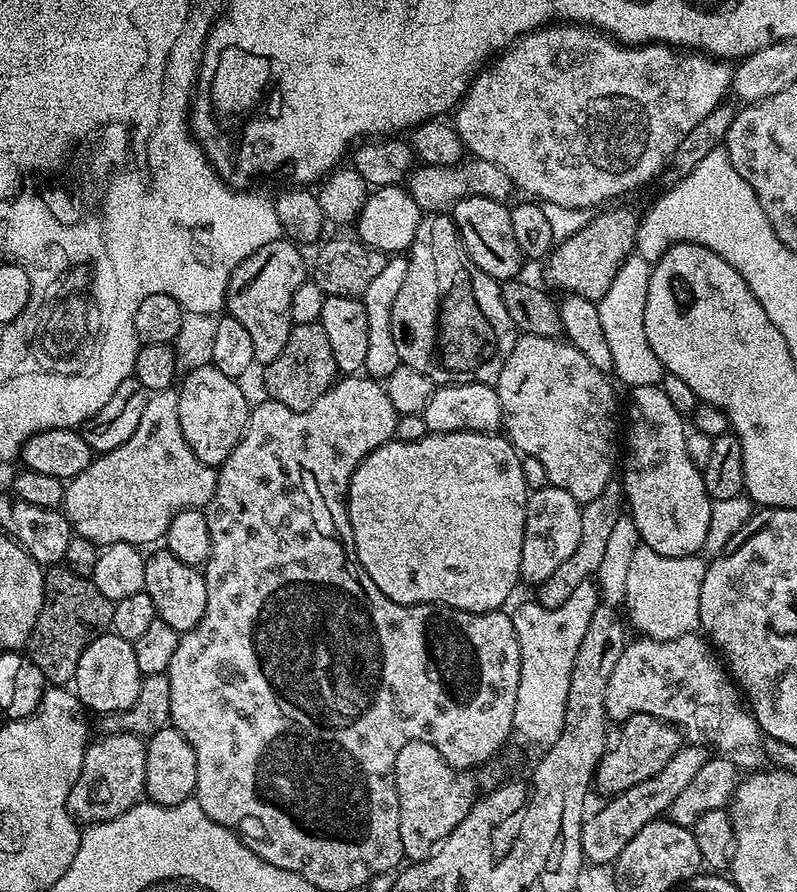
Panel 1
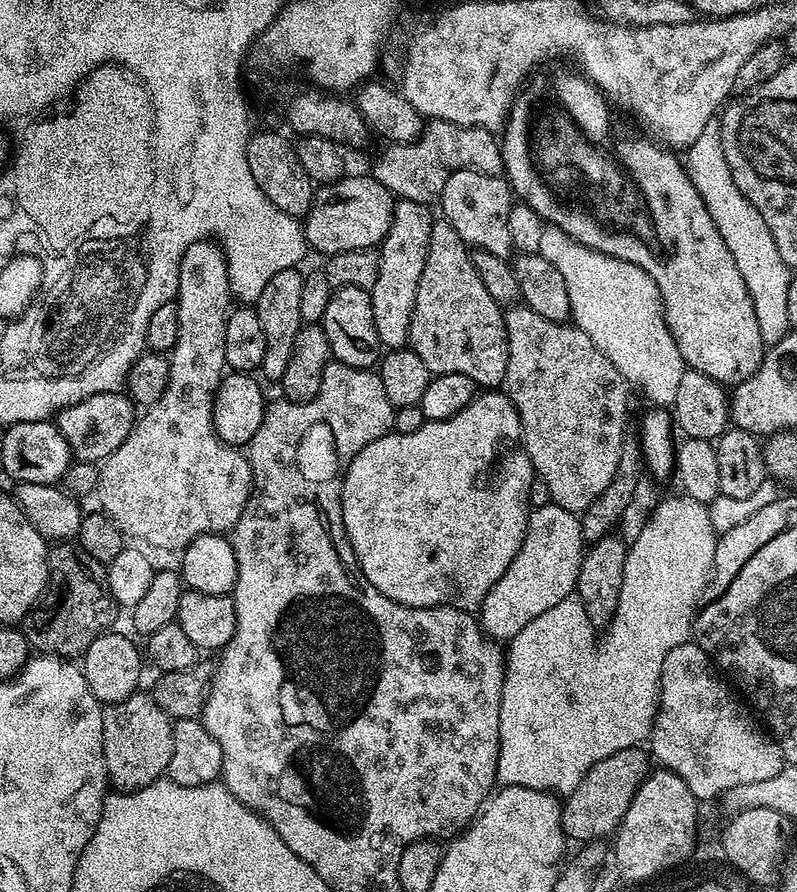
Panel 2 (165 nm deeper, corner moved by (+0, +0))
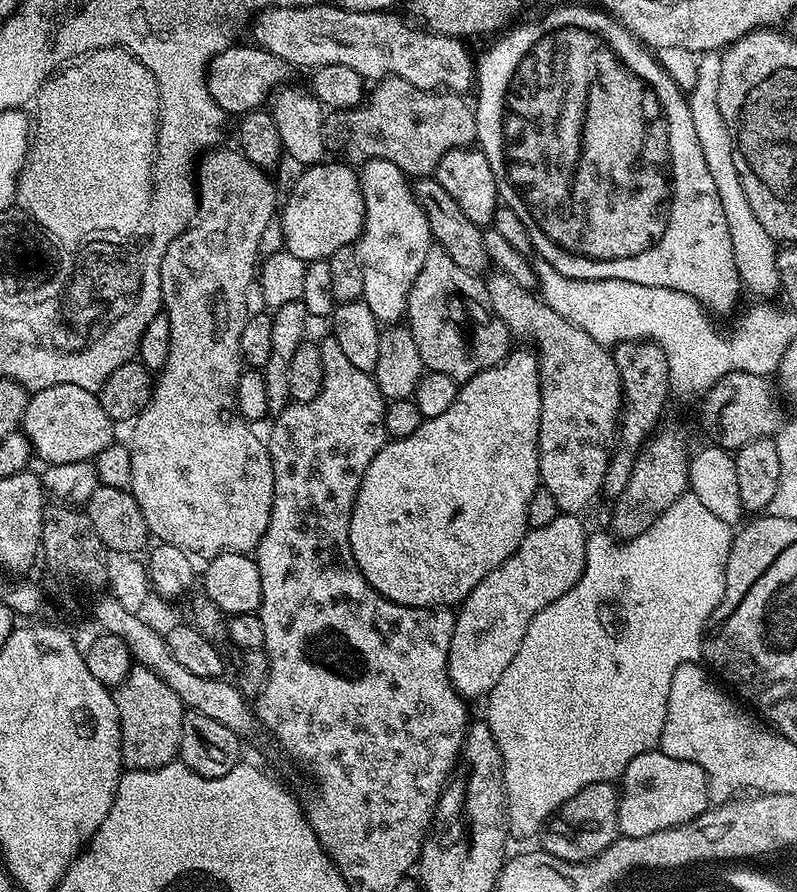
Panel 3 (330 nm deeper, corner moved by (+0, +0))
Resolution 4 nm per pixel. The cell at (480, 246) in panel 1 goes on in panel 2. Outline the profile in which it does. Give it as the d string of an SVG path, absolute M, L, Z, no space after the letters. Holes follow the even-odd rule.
M458 170L446 178L438 208L444 211L441 212L443 219L448 220L454 230L458 230L458 238L462 238L469 249L481 248L490 254L508 258L514 252L510 238L510 210L513 203L512 186L503 175L491 176L478 170Z

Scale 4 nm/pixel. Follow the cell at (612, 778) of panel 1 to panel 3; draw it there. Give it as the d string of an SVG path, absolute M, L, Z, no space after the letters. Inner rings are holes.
M598 782L578 790L574 798L570 798L547 821L546 827L539 833L543 851L554 858L562 858L566 862L592 860L602 854L618 838L620 823L618 822L618 806L620 793L612 782ZM548 828L548 829L547 829Z

